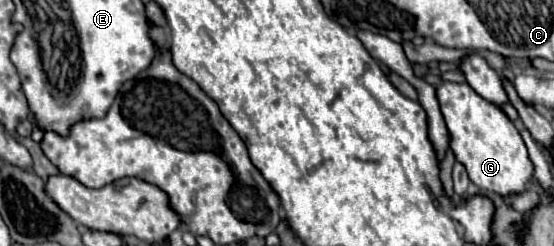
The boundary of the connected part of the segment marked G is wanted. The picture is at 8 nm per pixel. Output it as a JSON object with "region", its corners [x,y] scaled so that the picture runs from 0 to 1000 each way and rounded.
{"region":[[[798,333],[787,358],[787,398],[805,520],[812,537],[812,610],[819,618],[823,659],[838,667],[845,724],[863,764],[910,797],[924,780],[942,780],[968,740],[964,683],[953,642],[942,553],[903,431],[877,415],[841,333]]]}

